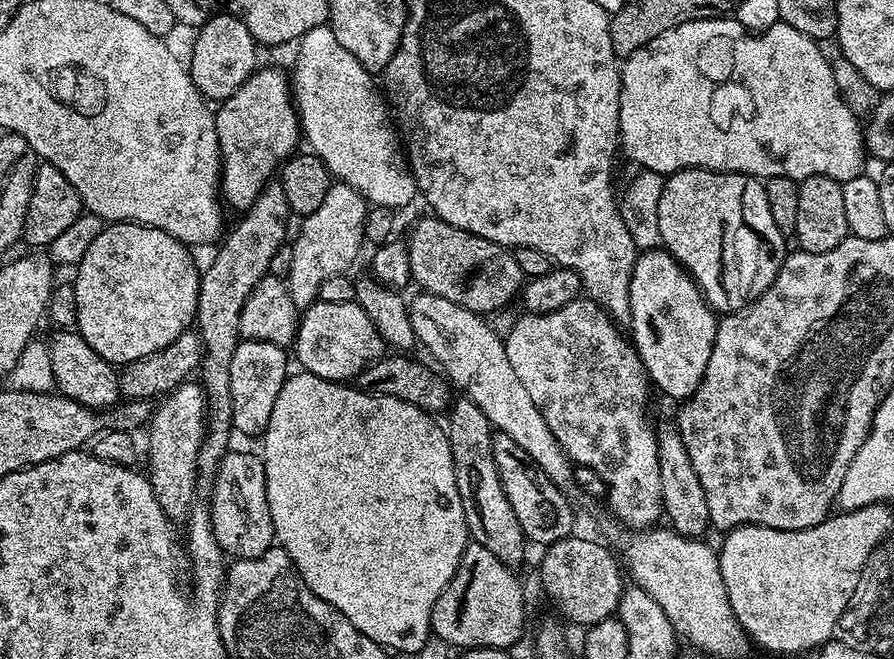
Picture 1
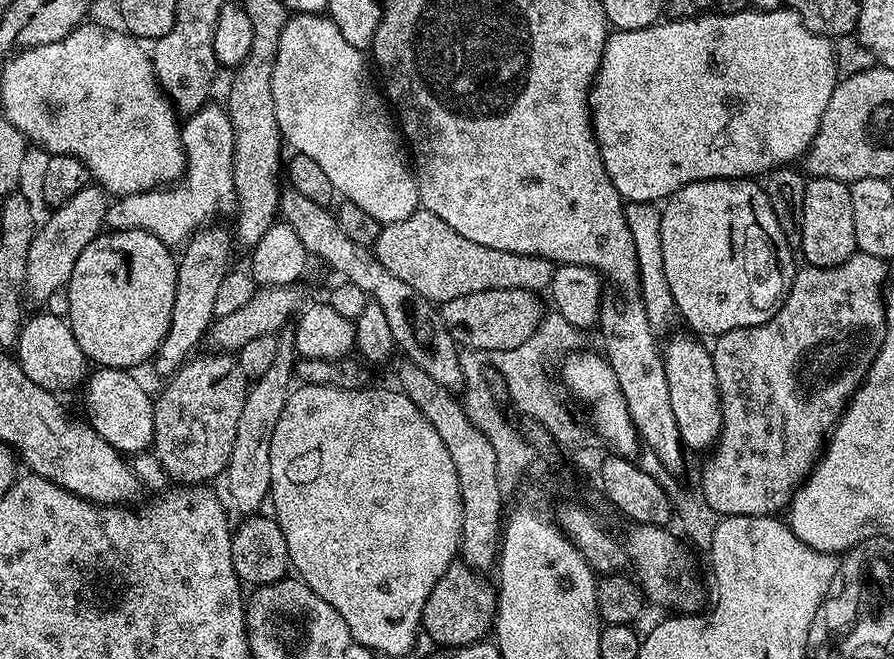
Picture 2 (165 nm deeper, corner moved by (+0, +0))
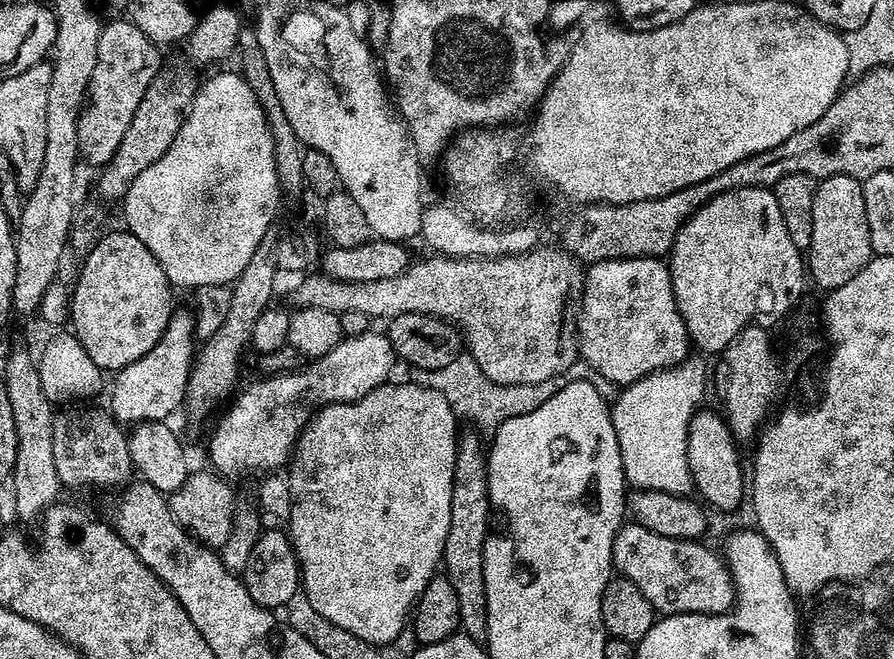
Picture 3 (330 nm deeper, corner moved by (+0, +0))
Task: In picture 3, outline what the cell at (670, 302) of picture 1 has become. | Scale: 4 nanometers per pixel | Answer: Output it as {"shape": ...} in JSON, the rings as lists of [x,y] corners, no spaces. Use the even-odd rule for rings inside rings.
{"shape":[[[697,411],[688,431],[688,469],[699,499],[709,509],[717,508],[717,513],[731,514],[746,500],[746,472],[740,469],[738,441],[719,411],[704,411]]]}

